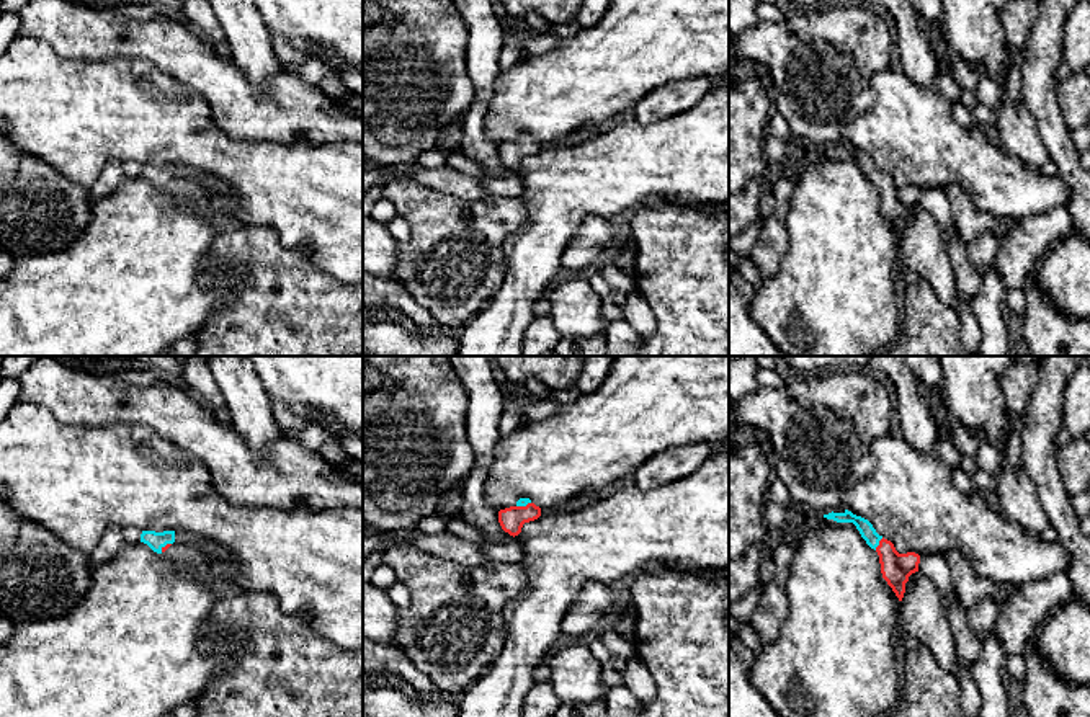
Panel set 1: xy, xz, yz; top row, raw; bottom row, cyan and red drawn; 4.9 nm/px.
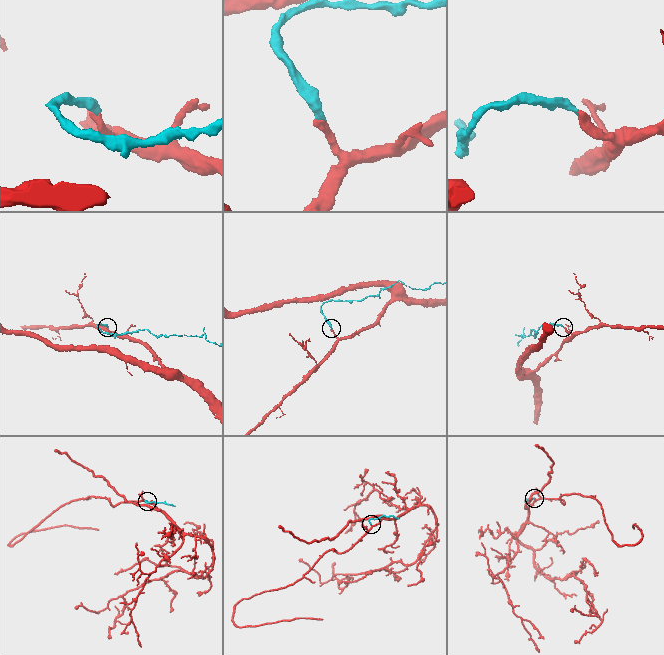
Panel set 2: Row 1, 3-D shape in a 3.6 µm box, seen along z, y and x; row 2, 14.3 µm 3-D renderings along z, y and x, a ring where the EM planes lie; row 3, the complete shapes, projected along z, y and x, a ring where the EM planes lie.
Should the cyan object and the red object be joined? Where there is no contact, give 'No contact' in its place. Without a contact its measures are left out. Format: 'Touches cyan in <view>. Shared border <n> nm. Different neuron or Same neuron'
Touches cyan in yz. Shared border 80 nm. Same neuron

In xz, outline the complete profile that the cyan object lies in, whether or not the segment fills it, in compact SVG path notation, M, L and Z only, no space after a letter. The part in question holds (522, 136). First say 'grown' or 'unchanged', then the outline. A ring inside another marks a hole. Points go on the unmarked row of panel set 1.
grown; M520 132L515 140L498 145L498 157L510 170L518 170L525 157L534 155L541 150L541 142L529 132Z

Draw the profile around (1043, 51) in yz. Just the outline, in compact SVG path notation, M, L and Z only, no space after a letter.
M1038 0L1036 20L1021 49L1021 103L1036 119L1049 158L1072 191L1067 207L1079 235L1090 242L1090 171L1082 167L1062 118L1056 78L1056 70L1064 62L1065 21L1075 3L1077 0Z

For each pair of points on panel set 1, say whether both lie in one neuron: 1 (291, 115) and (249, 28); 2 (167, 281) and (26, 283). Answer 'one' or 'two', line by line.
1: two
2: one

